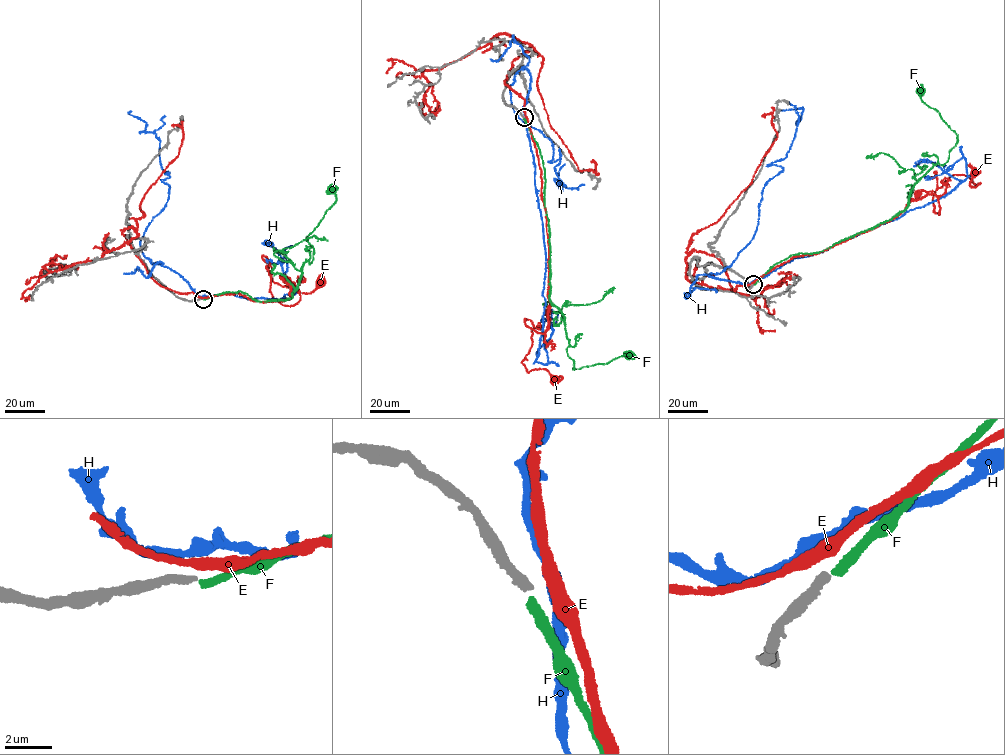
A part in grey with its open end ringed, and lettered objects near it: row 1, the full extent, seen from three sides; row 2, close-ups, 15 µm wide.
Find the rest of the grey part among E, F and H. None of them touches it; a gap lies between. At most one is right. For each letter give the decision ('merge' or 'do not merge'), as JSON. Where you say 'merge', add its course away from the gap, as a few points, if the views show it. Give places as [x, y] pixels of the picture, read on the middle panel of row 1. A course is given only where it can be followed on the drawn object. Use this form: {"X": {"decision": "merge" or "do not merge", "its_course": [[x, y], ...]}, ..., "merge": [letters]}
{"E": {"decision": "do not merge"}, "F": {"decision": "do not merge"}, "H": {"decision": "do not merge"}, "merge": []}

